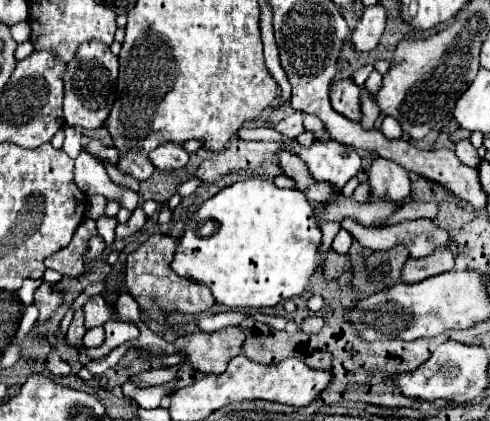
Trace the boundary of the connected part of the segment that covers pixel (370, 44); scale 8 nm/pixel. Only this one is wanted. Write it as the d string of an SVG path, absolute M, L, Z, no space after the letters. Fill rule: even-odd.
M381 3L369 5L363 11L363 17L357 23L357 29L351 35L351 43L357 51L371 51L379 43L379 35L383 33L387 21L387 9Z

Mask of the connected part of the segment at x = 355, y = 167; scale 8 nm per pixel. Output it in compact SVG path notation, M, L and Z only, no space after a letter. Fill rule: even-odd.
M247 129L243 137L261 139L261 141L277 141L285 145L289 151L297 153L309 165L309 171L317 181L329 181L337 189L343 189L345 183L353 175L357 175L361 167L361 157L355 153L355 149L333 139L313 141L311 147L303 147L297 143L297 139L287 139L275 129Z

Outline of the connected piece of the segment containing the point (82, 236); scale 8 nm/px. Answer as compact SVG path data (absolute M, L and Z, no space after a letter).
M85 219L77 227L77 233L74 233L69 245L57 252L57 256L53 255L45 259L46 268L51 268L69 277L79 277L81 273L89 271L89 267L83 263L83 257L89 251L91 237L95 235L97 235L95 221Z

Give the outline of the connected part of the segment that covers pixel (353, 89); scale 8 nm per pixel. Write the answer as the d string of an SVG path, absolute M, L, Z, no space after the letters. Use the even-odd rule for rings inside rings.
M341 79L331 85L331 105L337 113L345 115L351 121L361 119L361 109L359 109L359 95L361 87L353 79Z

